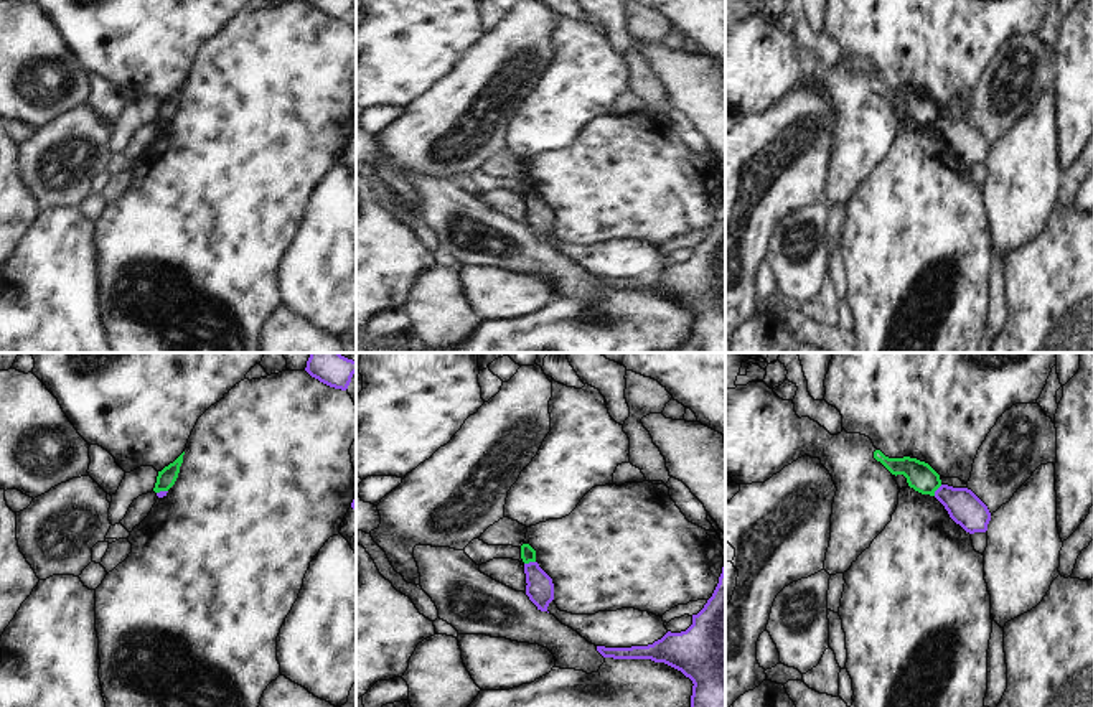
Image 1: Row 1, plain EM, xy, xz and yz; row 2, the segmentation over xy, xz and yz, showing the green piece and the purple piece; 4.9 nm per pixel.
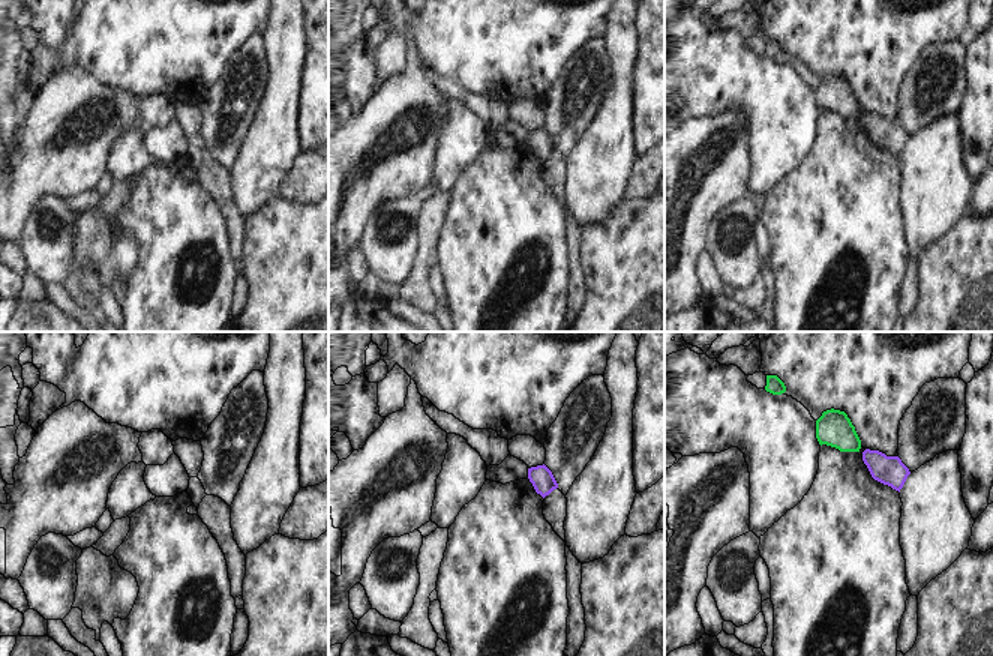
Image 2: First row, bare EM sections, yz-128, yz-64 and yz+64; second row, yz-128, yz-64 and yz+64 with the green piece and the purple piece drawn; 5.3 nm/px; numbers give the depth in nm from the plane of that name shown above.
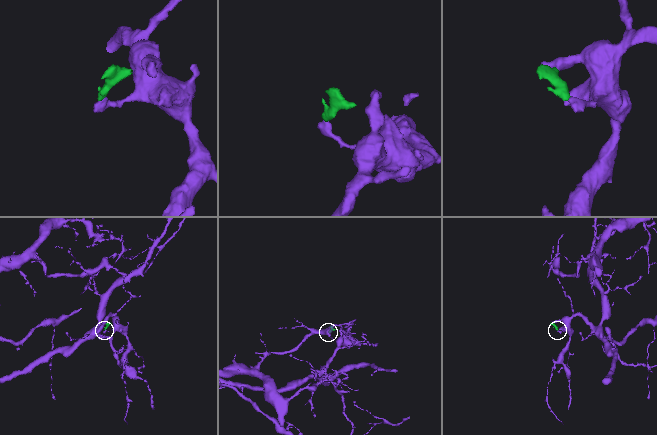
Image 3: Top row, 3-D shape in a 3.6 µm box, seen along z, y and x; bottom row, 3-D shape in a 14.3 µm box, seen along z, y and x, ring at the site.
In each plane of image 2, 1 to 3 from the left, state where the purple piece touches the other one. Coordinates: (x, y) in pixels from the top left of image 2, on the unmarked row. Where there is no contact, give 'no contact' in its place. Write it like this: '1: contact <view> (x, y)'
1: no contact
2: no contact
3: no contact

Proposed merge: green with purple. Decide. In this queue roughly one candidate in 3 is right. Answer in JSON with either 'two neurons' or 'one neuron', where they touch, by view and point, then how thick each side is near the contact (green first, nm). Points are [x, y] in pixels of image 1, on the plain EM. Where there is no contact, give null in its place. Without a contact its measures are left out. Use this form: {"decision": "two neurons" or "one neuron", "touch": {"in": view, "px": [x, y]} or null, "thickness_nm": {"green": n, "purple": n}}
{"decision": "two neurons", "touch": {"in": "xz", "px": [530, 191]}, "thickness_nm": {"green": 80, "purple": 140}}

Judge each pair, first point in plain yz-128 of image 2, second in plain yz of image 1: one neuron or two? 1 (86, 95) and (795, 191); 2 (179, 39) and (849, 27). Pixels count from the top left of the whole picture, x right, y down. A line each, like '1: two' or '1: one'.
1: one
2: one

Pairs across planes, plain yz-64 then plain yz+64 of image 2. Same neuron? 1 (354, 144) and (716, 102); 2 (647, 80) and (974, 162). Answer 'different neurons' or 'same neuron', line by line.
1: different neurons
2: same neuron

